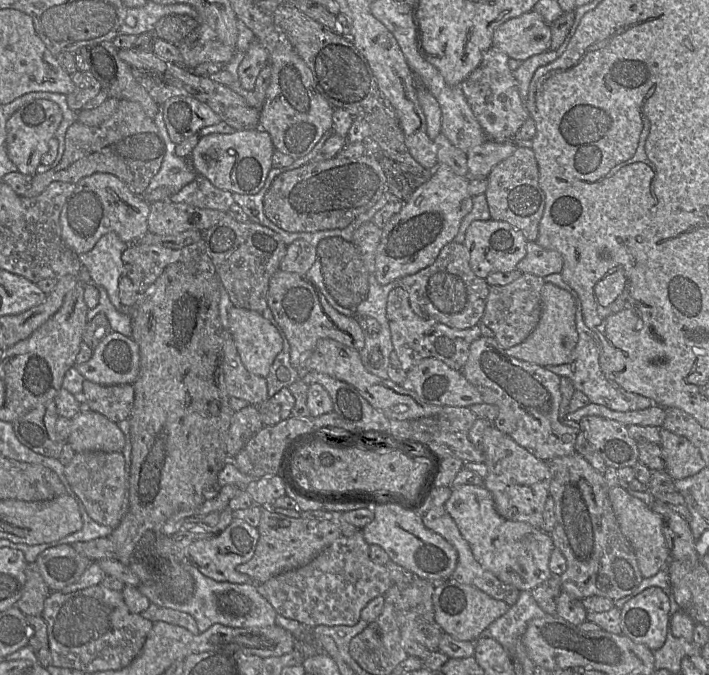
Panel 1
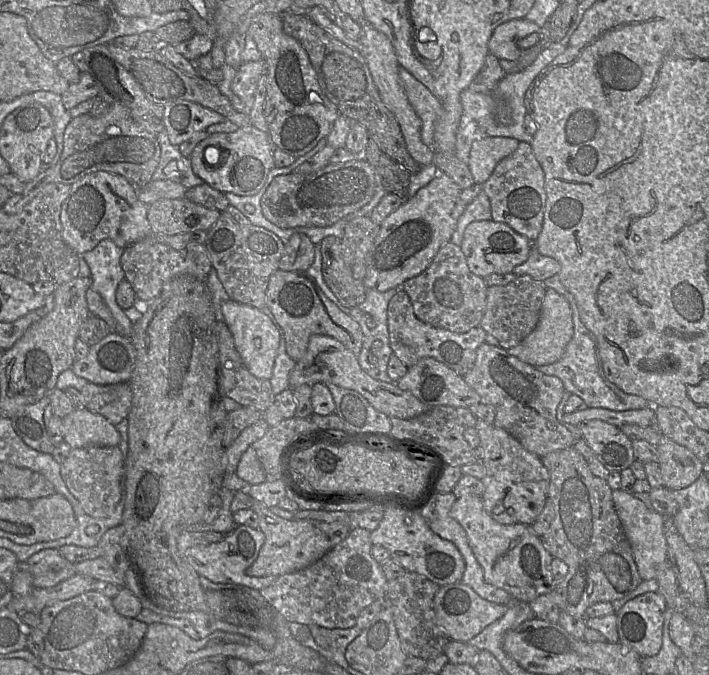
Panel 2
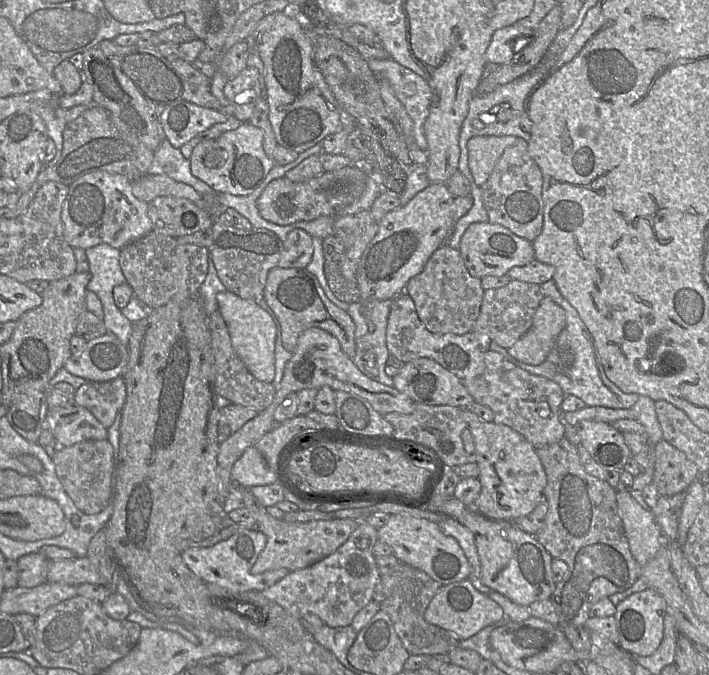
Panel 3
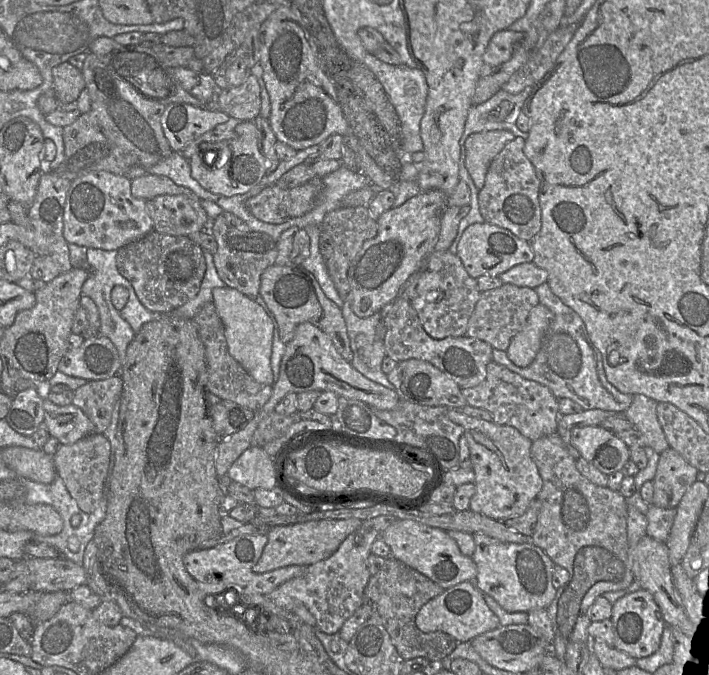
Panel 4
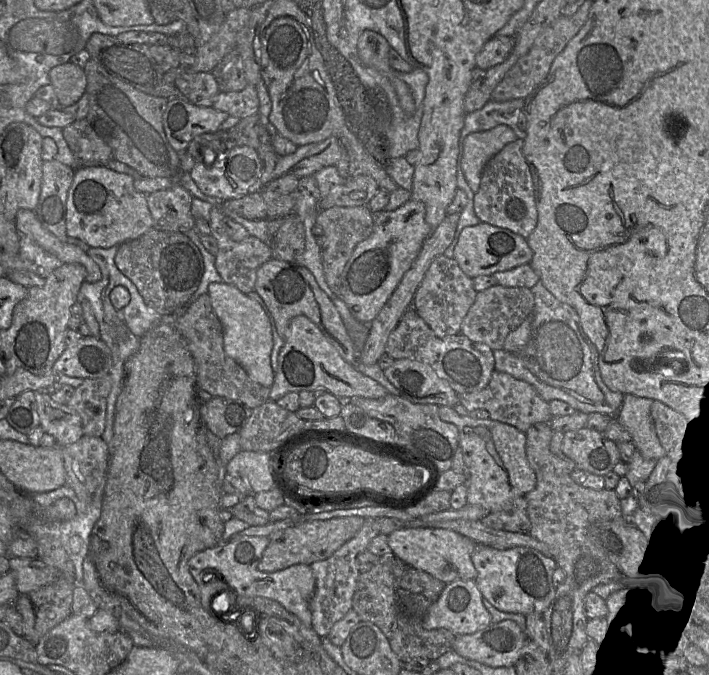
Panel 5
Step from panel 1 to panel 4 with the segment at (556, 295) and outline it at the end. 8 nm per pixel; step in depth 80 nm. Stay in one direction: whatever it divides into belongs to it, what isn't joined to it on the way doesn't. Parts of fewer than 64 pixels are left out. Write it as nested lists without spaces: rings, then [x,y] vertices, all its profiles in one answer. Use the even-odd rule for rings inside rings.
[[[541,303],[531,310],[524,327],[511,339],[506,350],[513,363],[526,367],[533,362],[552,317],[552,312]]]

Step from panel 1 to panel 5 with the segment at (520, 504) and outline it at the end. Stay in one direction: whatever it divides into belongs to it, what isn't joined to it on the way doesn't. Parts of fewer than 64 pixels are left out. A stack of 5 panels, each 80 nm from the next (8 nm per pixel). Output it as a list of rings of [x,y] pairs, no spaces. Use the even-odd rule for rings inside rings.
[[[439,406],[441,420],[454,424],[459,431],[458,445],[469,469],[467,504],[479,505],[489,512],[503,509],[509,502],[524,497],[537,484],[526,455],[526,433],[515,426],[492,419],[462,416],[453,407]]]

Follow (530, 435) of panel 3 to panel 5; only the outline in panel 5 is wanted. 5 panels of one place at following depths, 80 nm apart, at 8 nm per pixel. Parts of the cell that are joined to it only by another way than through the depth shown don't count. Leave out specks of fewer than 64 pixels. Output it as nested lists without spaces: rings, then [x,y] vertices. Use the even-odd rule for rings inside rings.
[[[496,370],[485,388],[478,392],[460,394],[459,401],[468,410],[484,409],[489,412],[490,419],[510,424],[523,432],[535,423],[550,422],[553,417],[549,402],[530,383]]]

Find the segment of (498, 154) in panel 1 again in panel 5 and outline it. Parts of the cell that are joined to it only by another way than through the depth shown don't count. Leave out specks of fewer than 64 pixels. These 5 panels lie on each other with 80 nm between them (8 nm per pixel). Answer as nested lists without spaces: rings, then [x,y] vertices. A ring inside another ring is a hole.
[[[507,125],[468,134],[463,142],[461,167],[470,189],[476,193],[480,187],[483,170],[490,159],[505,145],[518,137]]]

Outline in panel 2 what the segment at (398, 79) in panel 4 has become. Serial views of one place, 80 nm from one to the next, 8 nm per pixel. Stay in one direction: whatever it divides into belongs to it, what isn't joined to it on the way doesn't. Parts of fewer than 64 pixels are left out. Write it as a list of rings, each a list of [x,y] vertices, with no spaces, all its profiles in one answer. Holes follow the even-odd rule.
[[[399,67],[399,77],[411,107],[422,123],[421,139],[433,146],[434,127],[440,116],[440,101],[406,69]]]

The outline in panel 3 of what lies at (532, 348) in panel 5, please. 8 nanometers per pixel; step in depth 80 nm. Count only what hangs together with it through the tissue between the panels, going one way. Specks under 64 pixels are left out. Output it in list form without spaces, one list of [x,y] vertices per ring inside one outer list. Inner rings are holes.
[[[548,280],[539,285],[544,296],[550,297],[560,305],[566,314],[566,325],[558,335],[555,345],[544,362],[539,365],[530,365],[518,361],[508,354],[507,349],[491,341],[489,349],[502,354],[505,358],[516,364],[518,367],[531,374],[544,376],[556,382],[565,395],[575,395],[582,399],[587,406],[603,406],[608,408],[628,409],[638,400],[635,393],[624,393],[612,381],[608,379],[601,363],[601,358],[595,349],[591,334],[581,320],[577,310],[561,294],[555,281]]]

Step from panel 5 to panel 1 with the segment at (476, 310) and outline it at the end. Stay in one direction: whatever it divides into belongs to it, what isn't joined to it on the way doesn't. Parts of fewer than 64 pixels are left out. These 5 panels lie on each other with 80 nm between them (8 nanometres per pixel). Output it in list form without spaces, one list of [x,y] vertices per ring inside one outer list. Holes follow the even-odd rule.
[[[523,273],[509,284],[489,286],[486,306],[480,322],[493,331],[495,339],[504,350],[523,342],[537,326],[541,316],[543,285],[542,277]]]

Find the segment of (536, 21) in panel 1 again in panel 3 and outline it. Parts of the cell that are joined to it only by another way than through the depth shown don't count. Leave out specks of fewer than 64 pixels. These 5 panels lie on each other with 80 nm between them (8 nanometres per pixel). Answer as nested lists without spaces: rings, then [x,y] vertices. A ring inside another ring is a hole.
[[[510,25],[493,32],[485,52],[486,63],[503,65],[509,63],[513,56],[513,44],[518,38],[533,38],[535,29]]]

